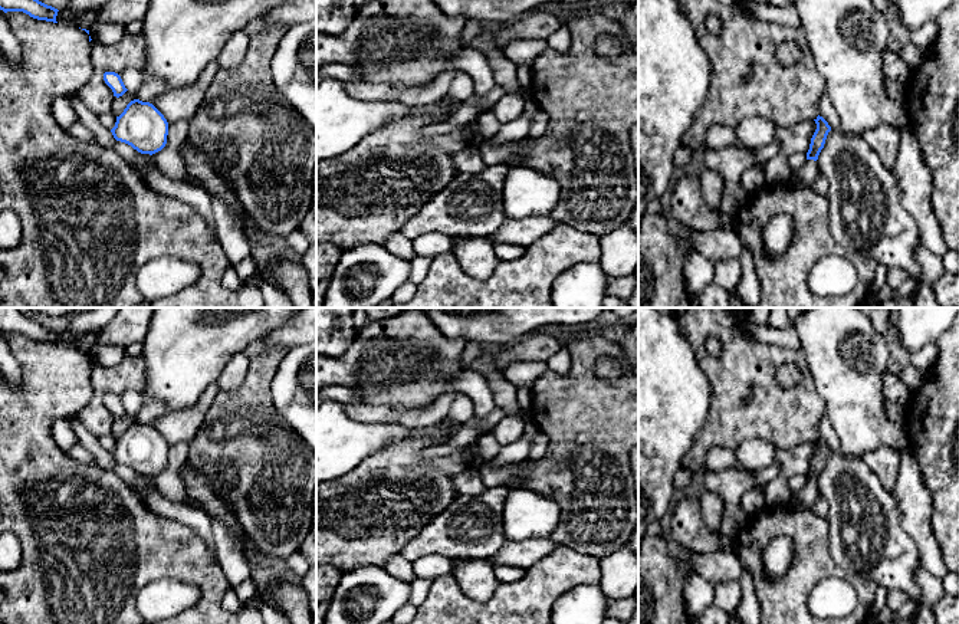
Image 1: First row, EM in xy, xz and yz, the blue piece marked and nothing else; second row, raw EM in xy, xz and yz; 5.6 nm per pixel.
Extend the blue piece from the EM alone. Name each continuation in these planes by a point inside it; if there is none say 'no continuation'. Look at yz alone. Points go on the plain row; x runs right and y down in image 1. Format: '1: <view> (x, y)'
1: yz (804, 499)

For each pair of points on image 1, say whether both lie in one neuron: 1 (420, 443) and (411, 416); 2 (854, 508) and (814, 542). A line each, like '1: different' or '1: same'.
1: different
2: different

